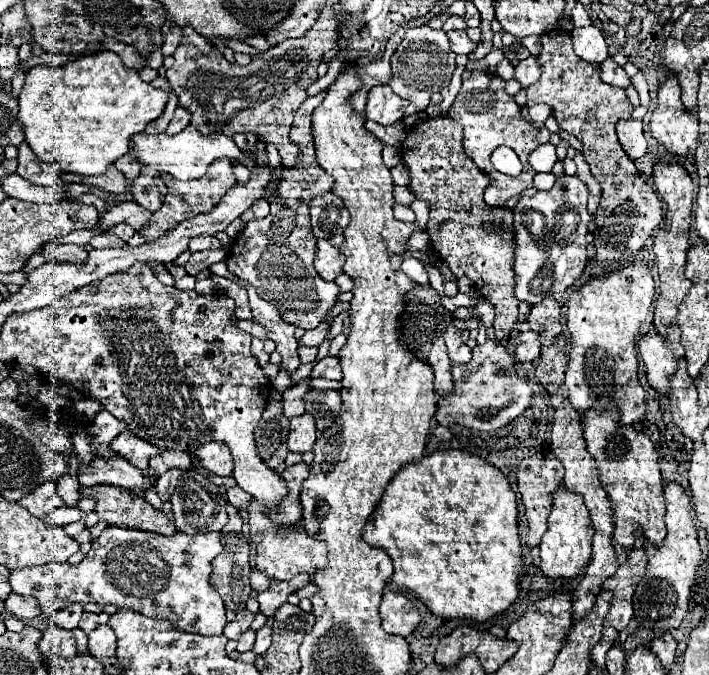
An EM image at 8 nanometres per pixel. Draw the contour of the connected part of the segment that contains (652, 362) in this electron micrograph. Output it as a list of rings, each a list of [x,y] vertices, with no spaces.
[[[649,330],[637,342],[639,354],[645,362],[647,382],[659,392],[669,392],[669,376],[677,370],[677,358],[683,356],[683,346],[679,344],[679,332],[671,338],[663,338],[657,330]]]

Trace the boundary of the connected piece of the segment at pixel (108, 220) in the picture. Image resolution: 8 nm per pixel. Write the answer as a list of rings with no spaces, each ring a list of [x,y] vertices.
[[[119,202],[119,204],[109,206],[107,212],[99,218],[97,230],[107,232],[121,222],[129,224],[135,230],[141,230],[149,222],[149,216],[151,216],[151,212],[145,212],[141,206],[137,206],[133,202]]]

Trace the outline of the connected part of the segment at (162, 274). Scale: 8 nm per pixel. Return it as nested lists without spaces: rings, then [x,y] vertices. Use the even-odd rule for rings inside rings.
[[[149,262],[148,264],[162,284],[167,285],[167,286],[174,286],[175,279],[166,270],[163,264],[158,263],[158,262]]]

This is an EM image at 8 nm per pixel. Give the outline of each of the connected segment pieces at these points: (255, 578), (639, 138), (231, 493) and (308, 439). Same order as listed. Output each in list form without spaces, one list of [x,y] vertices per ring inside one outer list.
[[[257,568],[251,570],[251,588],[257,590],[257,592],[265,592],[271,584],[271,578],[269,576],[263,576],[263,572],[259,572]]]
[[[619,120],[617,122],[617,138],[631,160],[641,158],[647,152],[647,140],[643,134],[641,120]]]
[[[235,486],[235,488],[229,488],[229,490],[227,490],[227,500],[239,510],[239,508],[247,508],[251,498],[249,498],[249,494],[247,494],[243,488]]]
[[[309,414],[291,420],[291,430],[289,430],[289,440],[287,440],[287,446],[291,452],[305,454],[313,448],[315,440],[317,440],[315,424]]]

